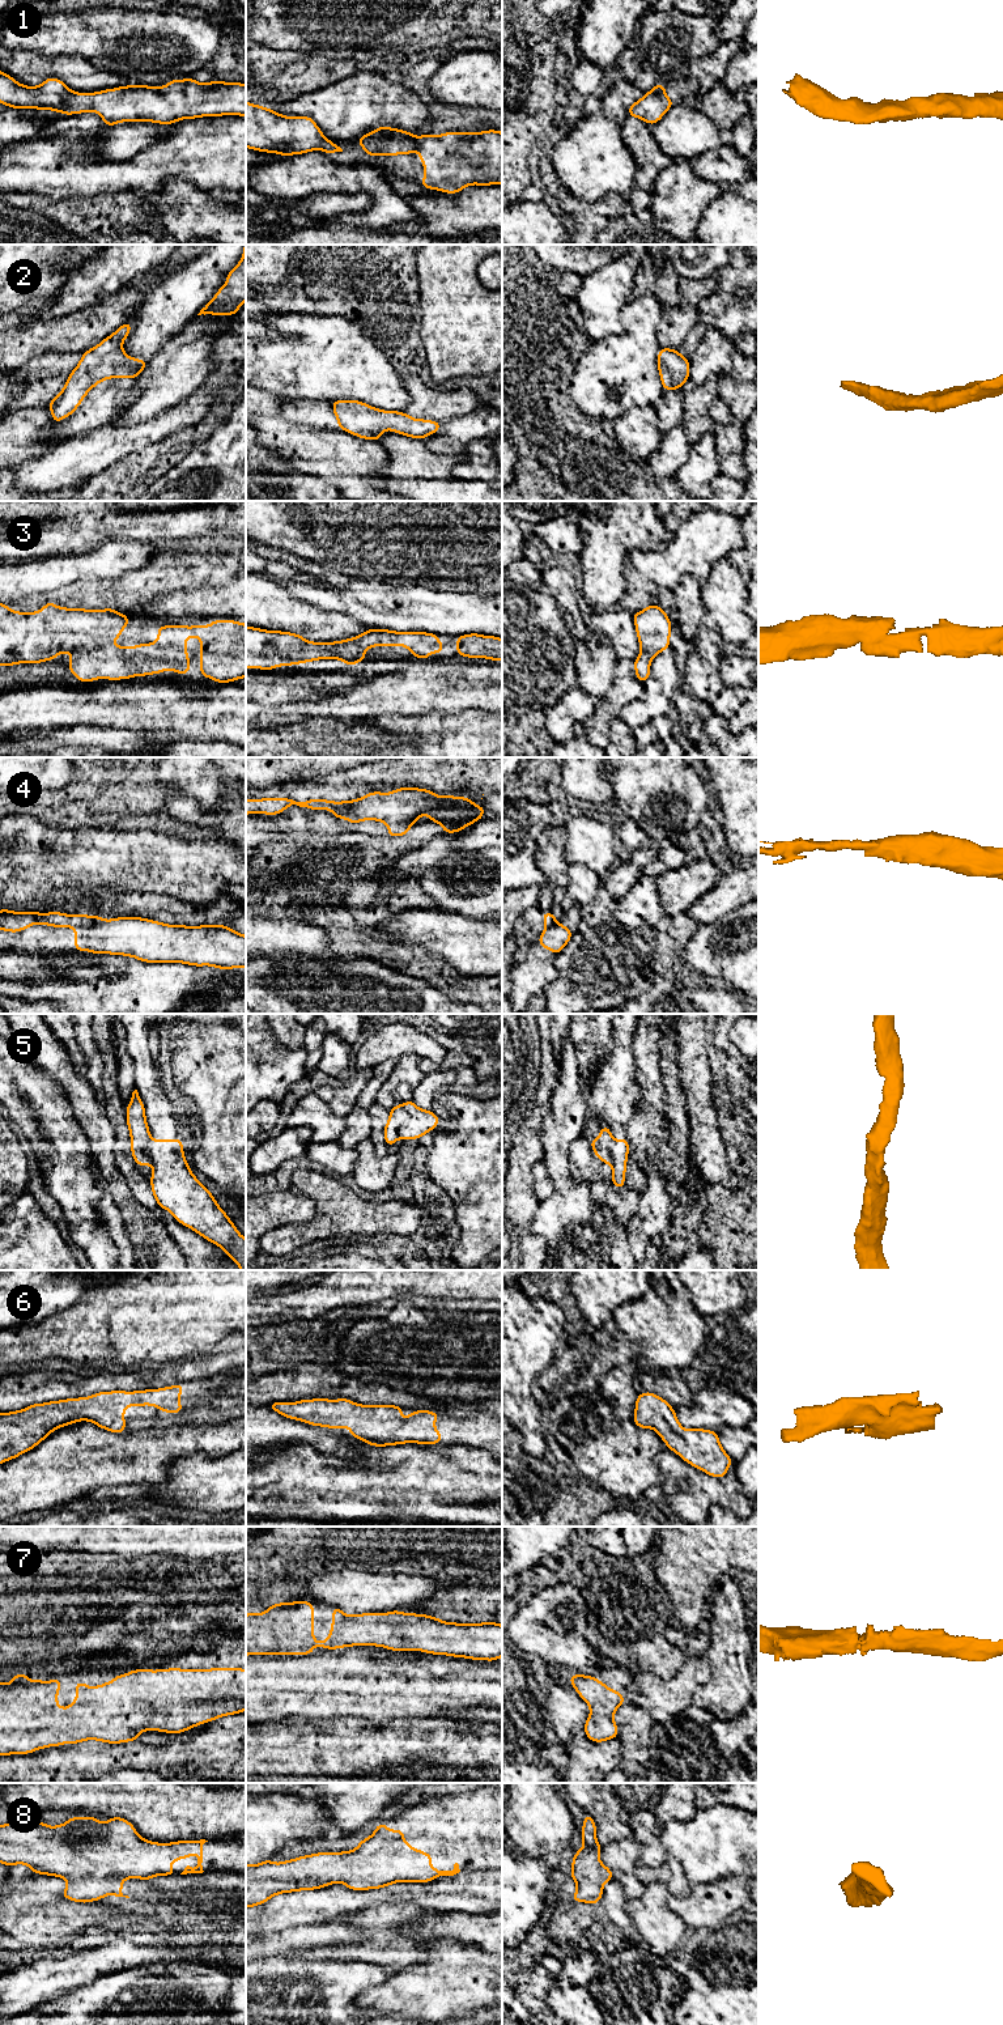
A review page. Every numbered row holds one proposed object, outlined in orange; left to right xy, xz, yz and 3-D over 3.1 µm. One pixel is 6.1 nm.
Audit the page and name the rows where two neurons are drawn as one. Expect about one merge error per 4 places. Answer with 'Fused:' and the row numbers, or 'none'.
Fused: 4, 5

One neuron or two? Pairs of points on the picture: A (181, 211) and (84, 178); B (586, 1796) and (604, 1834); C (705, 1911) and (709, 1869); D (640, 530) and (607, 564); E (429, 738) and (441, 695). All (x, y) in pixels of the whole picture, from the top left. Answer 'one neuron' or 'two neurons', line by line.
A: two neurons
B: one neuron
C: two neurons
D: one neuron
E: two neurons

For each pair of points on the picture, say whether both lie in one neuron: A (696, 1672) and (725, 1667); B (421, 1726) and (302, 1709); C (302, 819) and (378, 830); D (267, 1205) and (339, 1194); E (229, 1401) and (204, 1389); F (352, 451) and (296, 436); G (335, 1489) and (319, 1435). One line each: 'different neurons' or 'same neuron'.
A: different neurons
B: different neurons
C: same neuron
D: different neurons
E: same neuron
F: same neuron
G: different neurons

